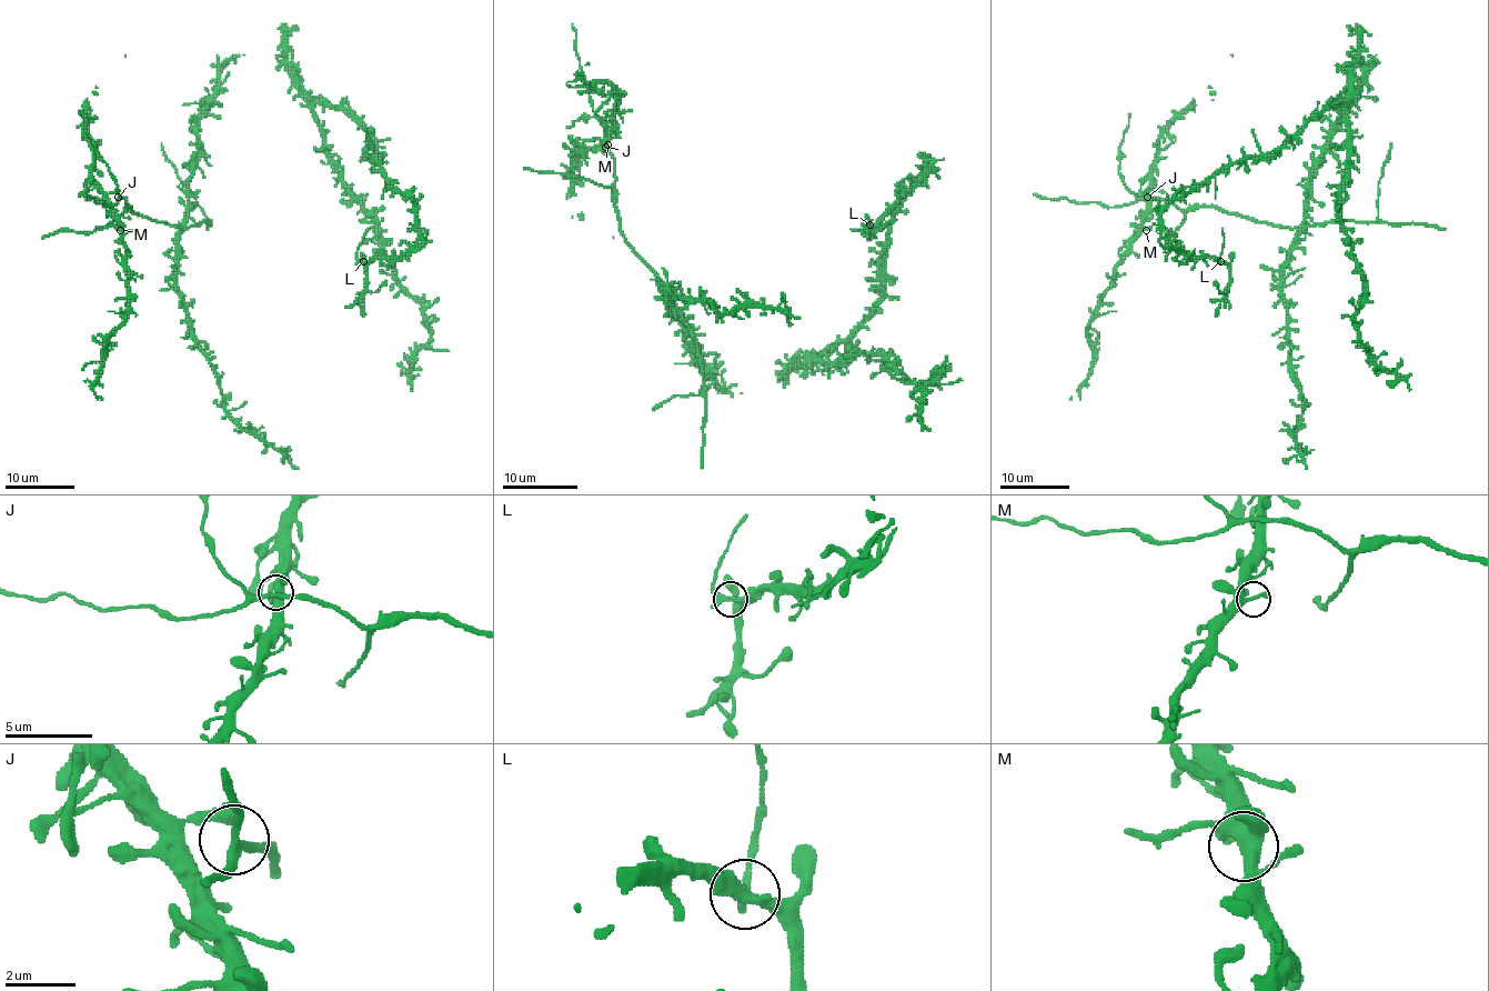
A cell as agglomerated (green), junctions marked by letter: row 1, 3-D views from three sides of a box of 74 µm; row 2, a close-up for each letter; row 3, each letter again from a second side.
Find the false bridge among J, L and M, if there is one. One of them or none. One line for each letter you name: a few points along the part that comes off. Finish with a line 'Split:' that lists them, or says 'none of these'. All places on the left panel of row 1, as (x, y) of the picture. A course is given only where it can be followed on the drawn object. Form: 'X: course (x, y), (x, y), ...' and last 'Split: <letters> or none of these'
L: course (362, 261), (356, 258), (356, 247), (369, 228)
Split: L

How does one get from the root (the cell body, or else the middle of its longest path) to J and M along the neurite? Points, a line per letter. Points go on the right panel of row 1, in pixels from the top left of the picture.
J: (1357, 100), (1313, 174), (1307, 218), (1298, 227), (1255, 222), (1215, 207), (1180, 209), (1147, 197)
M: (1357, 100), (1313, 174), (1307, 218), (1298, 227), (1255, 222), (1215, 207), (1180, 209), (1152, 193), (1146, 230)

